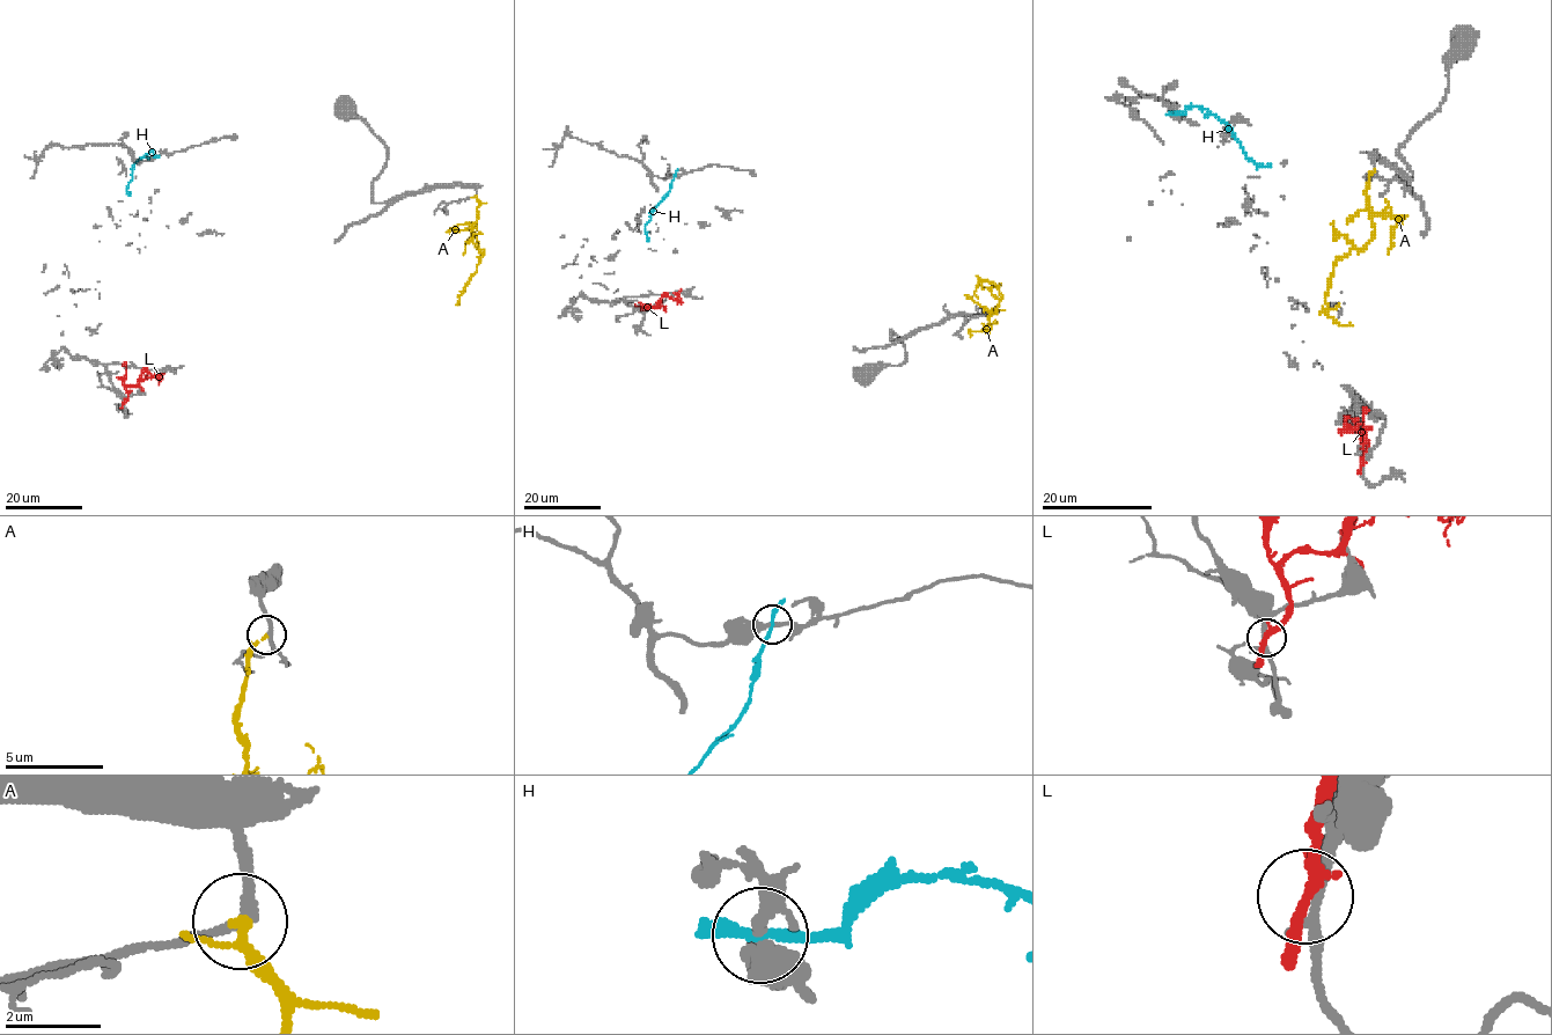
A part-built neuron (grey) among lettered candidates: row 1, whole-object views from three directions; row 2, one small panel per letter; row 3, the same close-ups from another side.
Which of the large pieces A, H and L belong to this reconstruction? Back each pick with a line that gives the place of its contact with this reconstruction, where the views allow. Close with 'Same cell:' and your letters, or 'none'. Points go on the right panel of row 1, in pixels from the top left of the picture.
A: contact (1374, 170)
Same cell: A

